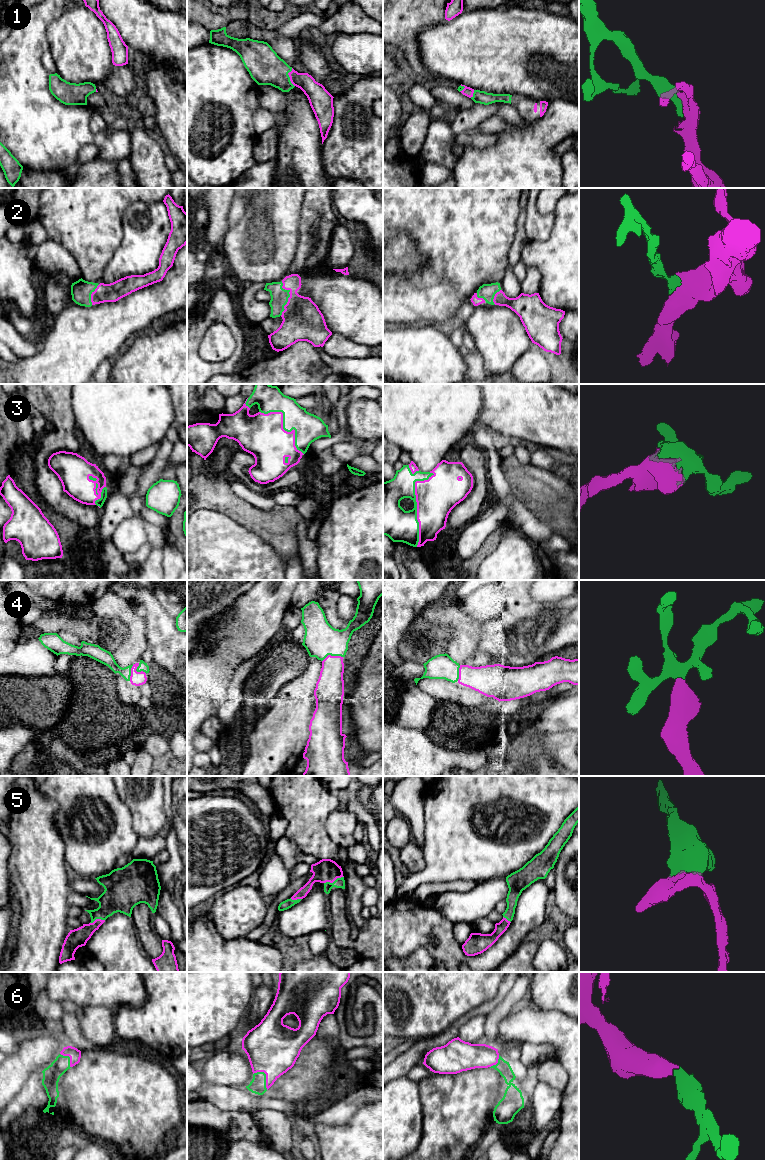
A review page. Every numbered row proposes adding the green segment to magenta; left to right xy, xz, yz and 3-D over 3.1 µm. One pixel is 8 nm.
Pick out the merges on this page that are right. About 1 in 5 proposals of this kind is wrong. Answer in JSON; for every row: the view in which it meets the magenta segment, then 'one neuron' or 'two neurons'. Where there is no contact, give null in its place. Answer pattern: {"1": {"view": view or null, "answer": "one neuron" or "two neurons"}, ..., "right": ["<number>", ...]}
{"1": {"view": "xz", "answer": "one neuron"}, "2": {"view": "xz", "answer": "one neuron"}, "3": {"view": "yz", "answer": "one neuron"}, "4": {"view": "xz", "answer": "one neuron"}, "5": {"view": "xz", "answer": "one neuron"}, "6": {"view": "xz", "answer": "one neuron"}, "right": ["1", "2", "3", "4", "5", "6"]}

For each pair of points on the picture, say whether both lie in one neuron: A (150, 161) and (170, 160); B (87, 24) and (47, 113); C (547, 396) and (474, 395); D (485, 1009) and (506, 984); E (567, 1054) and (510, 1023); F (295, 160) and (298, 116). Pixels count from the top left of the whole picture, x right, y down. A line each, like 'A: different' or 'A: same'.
A: different
B: different
C: different
D: same
E: same
F: same

